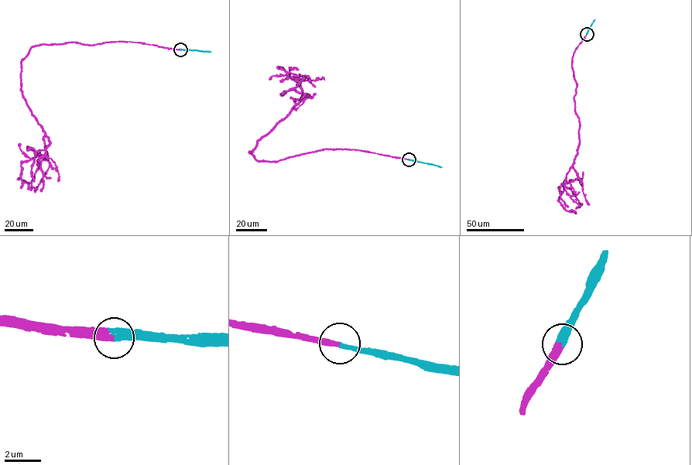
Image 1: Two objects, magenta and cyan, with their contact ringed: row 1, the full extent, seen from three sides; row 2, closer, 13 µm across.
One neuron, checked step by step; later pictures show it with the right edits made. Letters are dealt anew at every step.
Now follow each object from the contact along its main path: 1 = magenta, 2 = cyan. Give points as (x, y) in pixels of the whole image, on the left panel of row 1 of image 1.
1: (180, 49), (116, 41), (32, 47), (22, 61), (21, 91), (49, 145), (22, 164), (20, 176), (32, 190)
2: (180, 49), (210, 52)

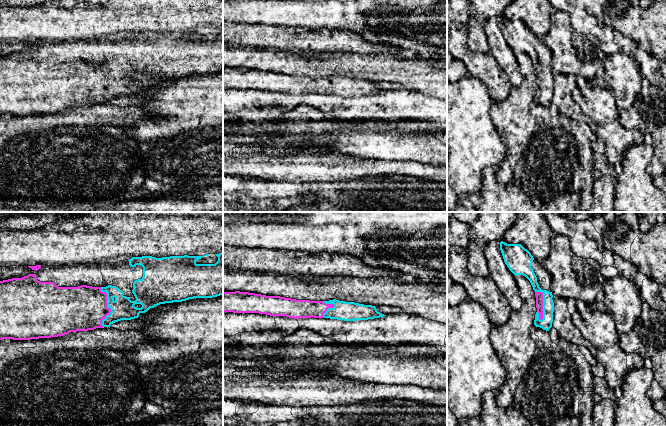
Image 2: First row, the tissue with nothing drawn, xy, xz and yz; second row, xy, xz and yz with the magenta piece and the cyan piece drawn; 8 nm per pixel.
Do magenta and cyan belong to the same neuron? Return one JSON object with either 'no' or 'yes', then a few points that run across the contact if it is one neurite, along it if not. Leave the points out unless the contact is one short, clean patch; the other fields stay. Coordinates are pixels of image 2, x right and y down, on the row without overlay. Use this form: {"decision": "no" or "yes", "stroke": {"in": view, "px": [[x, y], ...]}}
{"decision": "yes"}

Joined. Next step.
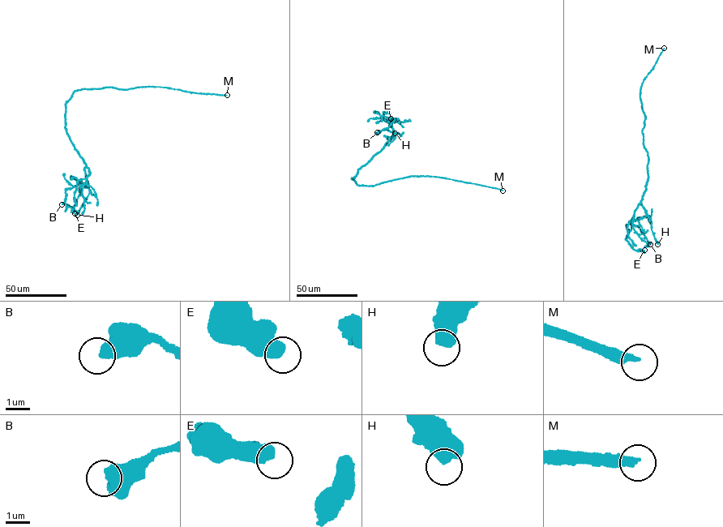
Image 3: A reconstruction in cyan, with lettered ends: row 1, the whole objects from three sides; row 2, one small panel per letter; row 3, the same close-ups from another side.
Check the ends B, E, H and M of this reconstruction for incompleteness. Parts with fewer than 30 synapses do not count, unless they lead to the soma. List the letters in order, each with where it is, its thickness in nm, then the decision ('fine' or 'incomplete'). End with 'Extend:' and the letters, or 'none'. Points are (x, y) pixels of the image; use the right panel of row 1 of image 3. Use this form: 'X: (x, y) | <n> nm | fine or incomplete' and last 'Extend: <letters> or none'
B: (650, 244) | 600 nm | fine
E: (644, 250) | 550 nm | fine
H: (657, 244) | 550 nm | fine
M: (664, 48) | 360 nm | incomplete
Extend: M

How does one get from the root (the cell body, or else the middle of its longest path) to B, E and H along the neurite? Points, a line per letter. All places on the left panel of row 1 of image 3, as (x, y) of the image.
B: (69, 99), (66, 104), (65, 129), (89, 175), (81, 186), (76, 203), (71, 207), (62, 204)
E: (69, 99), (66, 104), (65, 129), (89, 173), (85, 182), (66, 191), (64, 201), (74, 213)
H: (69, 99), (66, 104), (65, 129), (74, 149), (85, 164), (89, 191), (77, 215)

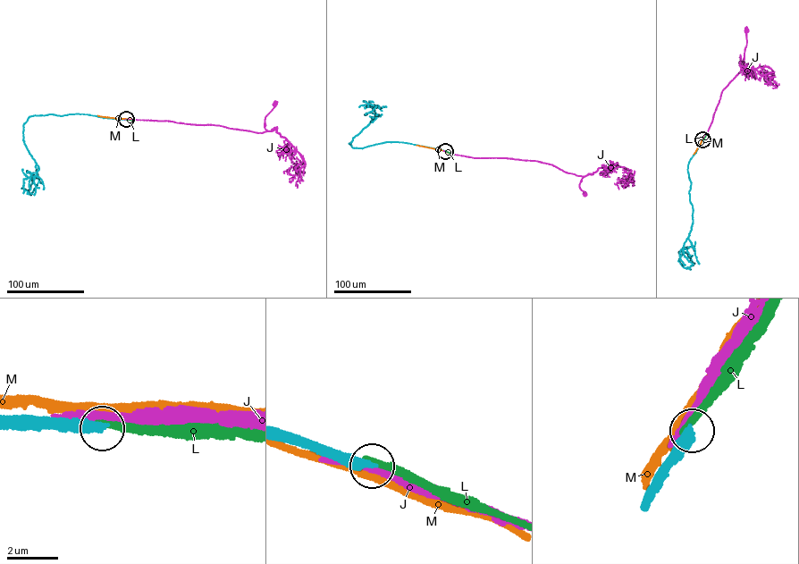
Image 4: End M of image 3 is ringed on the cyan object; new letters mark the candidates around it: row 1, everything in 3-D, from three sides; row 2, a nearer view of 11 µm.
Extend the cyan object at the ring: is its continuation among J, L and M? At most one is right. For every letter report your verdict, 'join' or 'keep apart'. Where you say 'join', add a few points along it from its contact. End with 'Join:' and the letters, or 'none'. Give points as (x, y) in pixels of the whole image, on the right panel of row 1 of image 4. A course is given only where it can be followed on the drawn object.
J: keep apart
L: keep apart
M: keep apart
Join: none

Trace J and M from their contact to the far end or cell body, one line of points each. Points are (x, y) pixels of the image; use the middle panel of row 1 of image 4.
J: (444, 151), (471, 157), (551, 164), (567, 172), (584, 176), (579, 186), (584, 194)
M: (444, 151), (416, 145)

